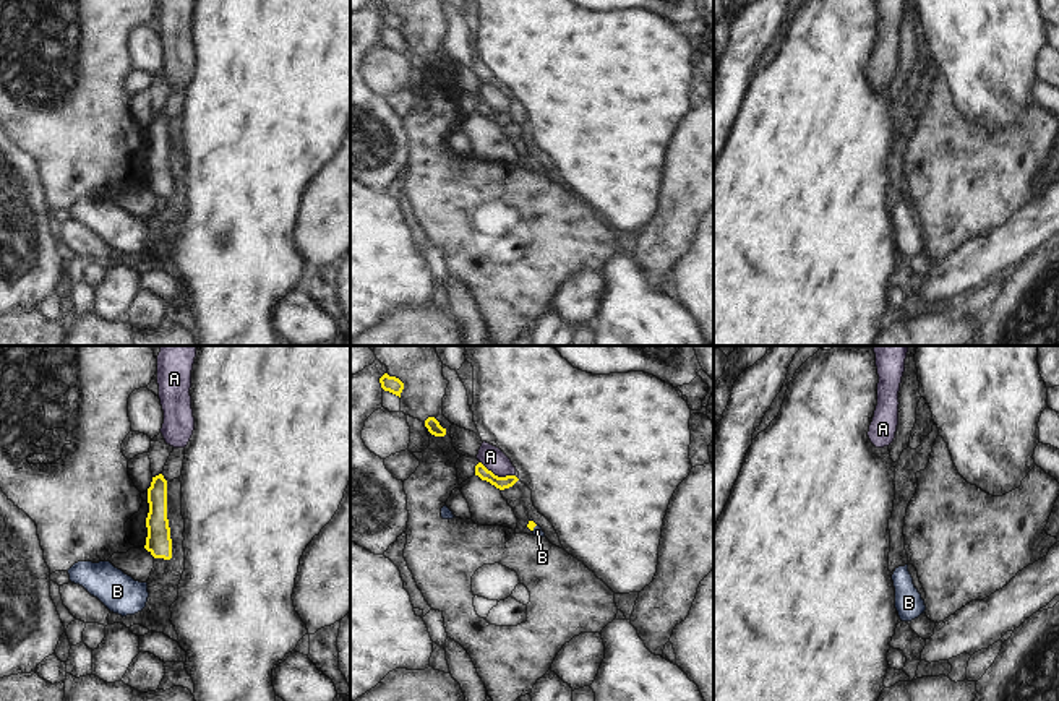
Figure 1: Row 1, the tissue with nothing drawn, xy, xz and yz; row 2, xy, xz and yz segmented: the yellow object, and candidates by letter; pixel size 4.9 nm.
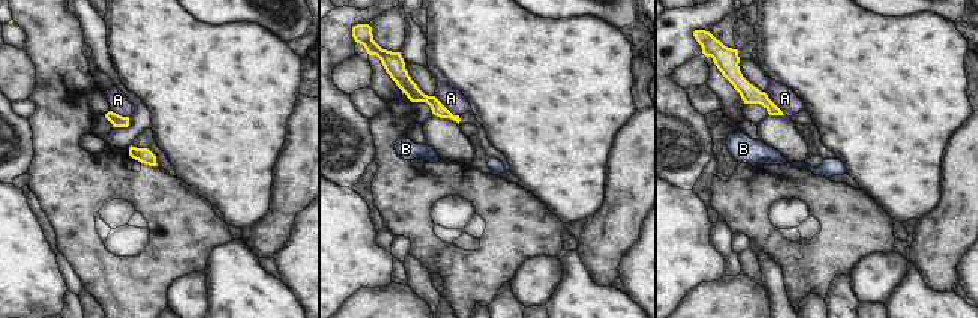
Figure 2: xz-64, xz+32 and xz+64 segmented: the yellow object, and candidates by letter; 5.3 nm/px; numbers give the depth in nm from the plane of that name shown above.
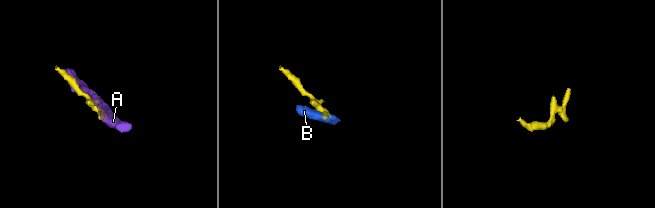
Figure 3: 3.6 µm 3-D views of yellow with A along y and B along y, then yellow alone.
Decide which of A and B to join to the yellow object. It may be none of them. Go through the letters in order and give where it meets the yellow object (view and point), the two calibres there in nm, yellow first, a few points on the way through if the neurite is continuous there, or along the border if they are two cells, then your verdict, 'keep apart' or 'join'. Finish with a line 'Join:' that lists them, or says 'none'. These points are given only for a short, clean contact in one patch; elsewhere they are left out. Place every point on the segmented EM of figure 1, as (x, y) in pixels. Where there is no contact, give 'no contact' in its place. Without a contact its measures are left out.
A: meets yellow in xz at (497, 476); 60 nm thick on the yellow side, 110 nm on the other; keep apart
B: meets yellow in xz at (534, 526); 40 nm thick on the yellow side, 50 nm on the other; runs through xz (531, 524), (534, 526), (537, 531); join
Join: B

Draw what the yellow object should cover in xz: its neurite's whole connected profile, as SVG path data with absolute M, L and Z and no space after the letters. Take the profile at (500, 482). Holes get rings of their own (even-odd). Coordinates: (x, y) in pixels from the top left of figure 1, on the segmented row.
M482 462L475 466L475 475L482 480L490 482L499 490L512 487L519 479L516 475L498 477L491 471L488 471Z

